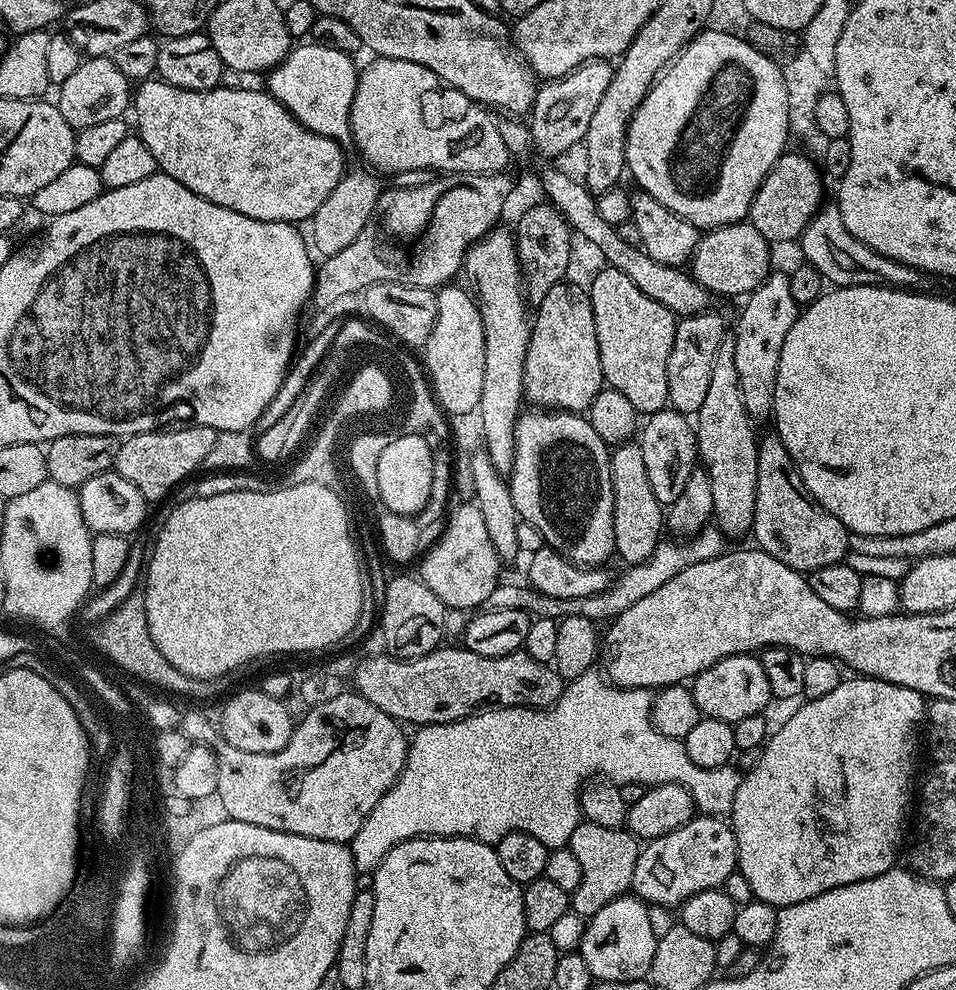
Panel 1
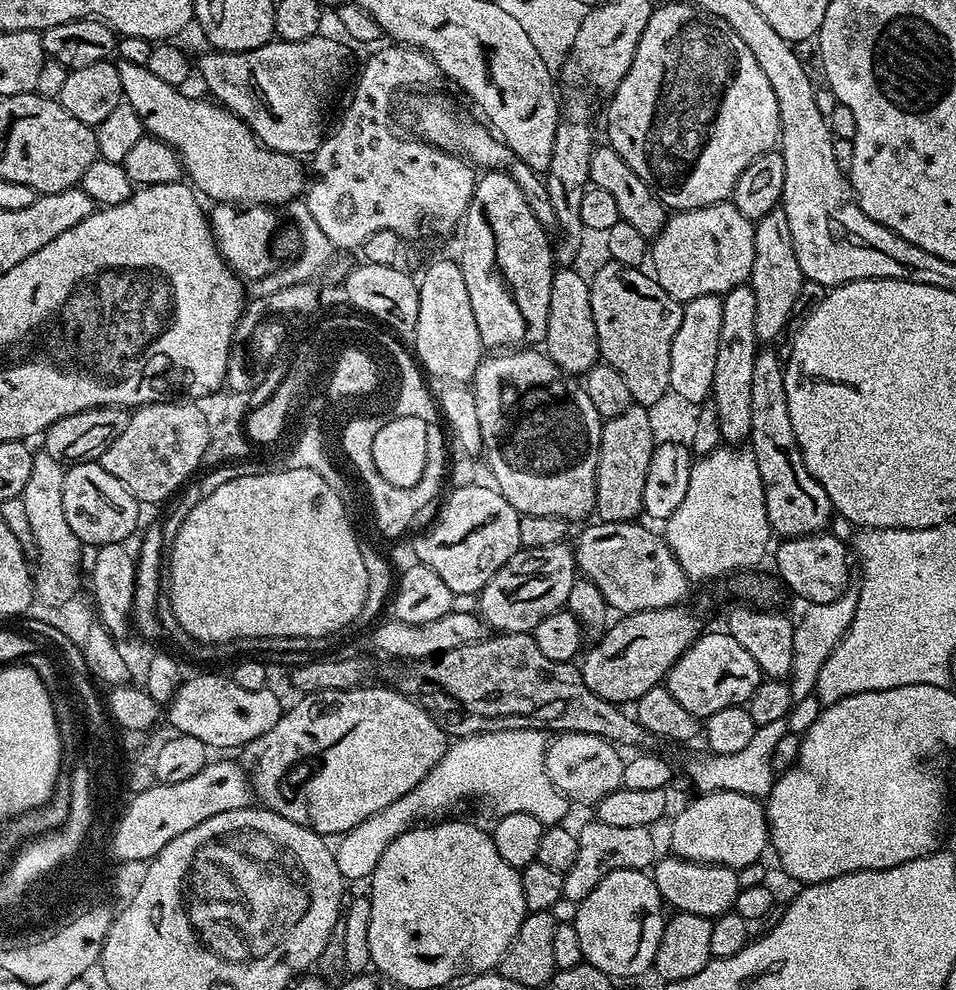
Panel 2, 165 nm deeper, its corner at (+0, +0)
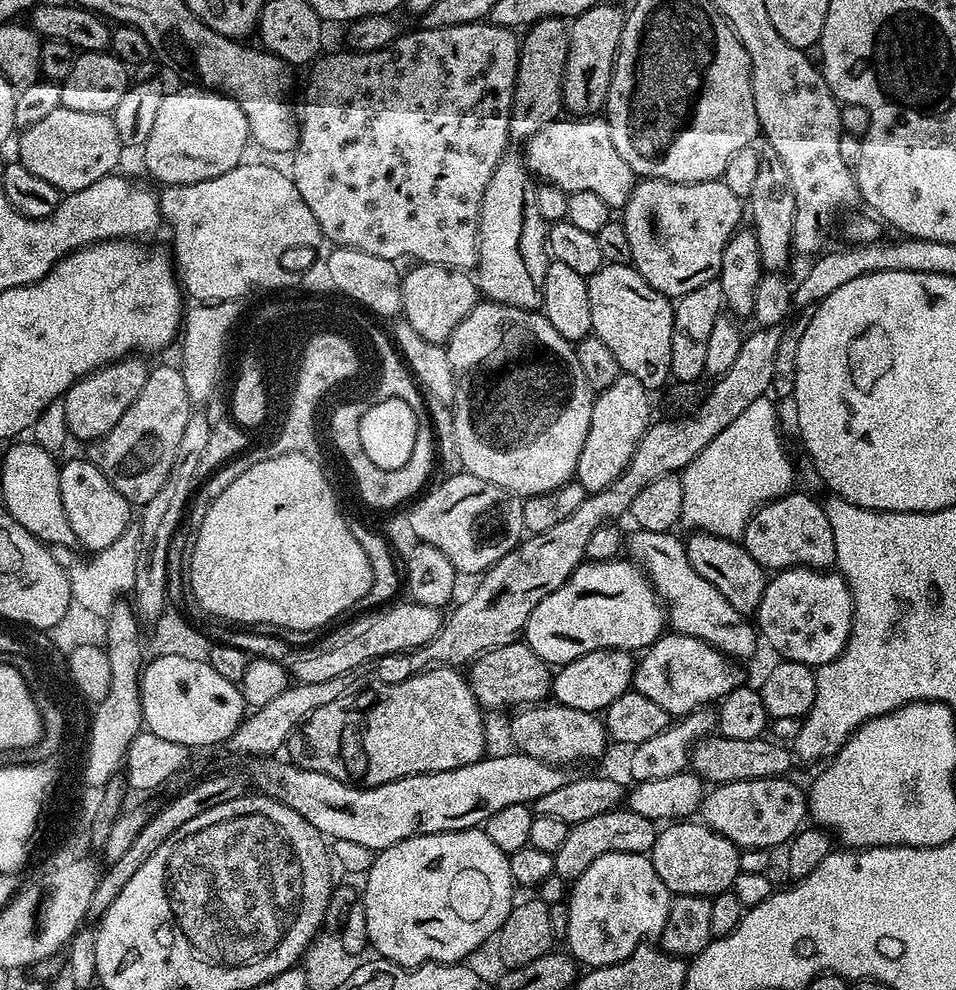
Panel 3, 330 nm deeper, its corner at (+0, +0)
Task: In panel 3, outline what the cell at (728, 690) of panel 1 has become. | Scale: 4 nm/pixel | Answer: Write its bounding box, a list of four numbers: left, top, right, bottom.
[634,632,745,718]

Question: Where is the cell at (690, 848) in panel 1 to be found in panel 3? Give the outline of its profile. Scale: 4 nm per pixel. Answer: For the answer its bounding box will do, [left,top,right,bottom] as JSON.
[698,776,809,848]

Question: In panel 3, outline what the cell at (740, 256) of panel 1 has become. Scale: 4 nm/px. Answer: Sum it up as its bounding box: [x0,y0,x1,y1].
[622,179,742,298]

